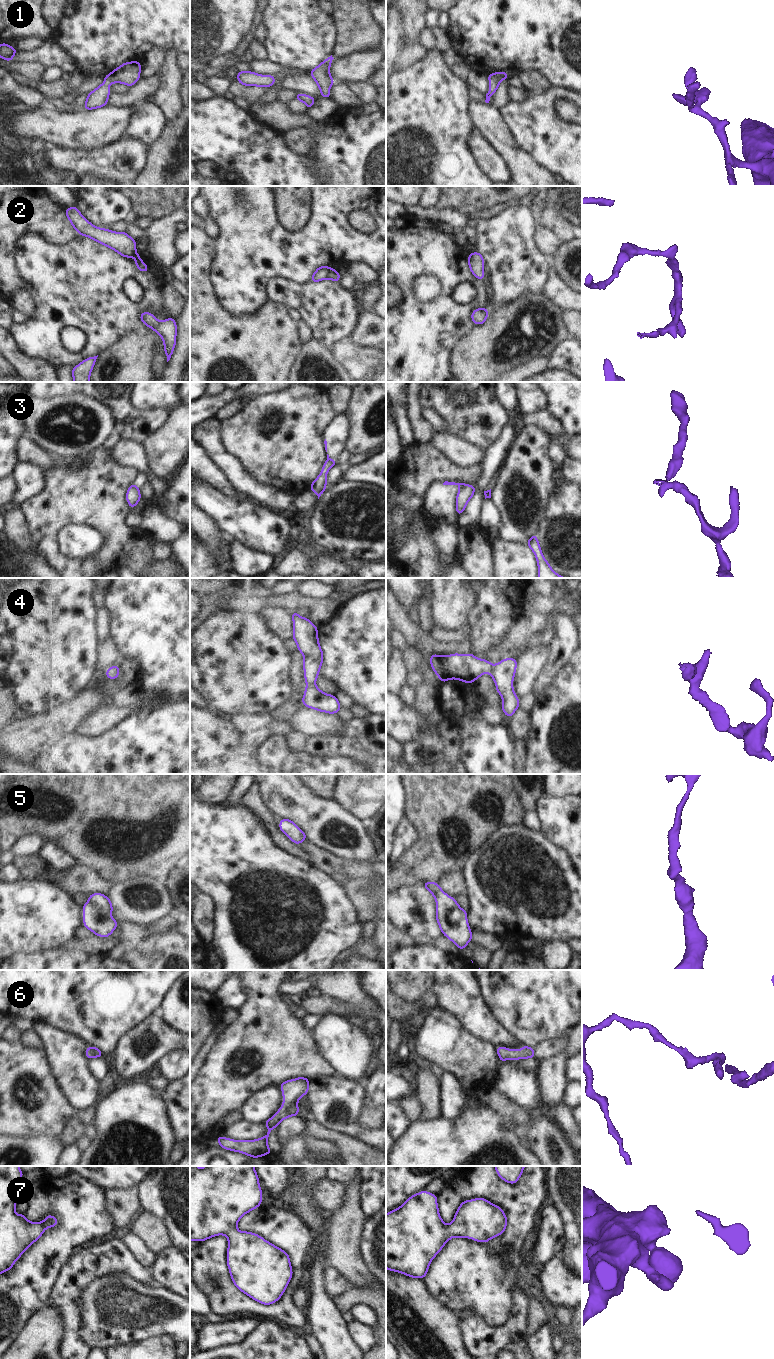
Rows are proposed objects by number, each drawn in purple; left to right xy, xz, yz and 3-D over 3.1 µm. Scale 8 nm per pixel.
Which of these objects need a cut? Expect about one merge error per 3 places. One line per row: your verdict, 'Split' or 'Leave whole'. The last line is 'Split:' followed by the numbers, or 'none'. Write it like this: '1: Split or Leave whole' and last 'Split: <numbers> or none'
1: Leave whole
2: Split
3: Split
4: Leave whole
5: Leave whole
6: Leave whole
7: Leave whole
Split: 2, 3.

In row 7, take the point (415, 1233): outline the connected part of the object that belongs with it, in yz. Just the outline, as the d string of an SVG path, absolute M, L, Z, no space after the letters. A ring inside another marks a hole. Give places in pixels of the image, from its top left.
M422 1190L409 1197L399 1208L386 1214L386 1268L388 1271L396 1271L409 1277L424 1279L432 1259L451 1238L470 1238L476 1242L487 1243L490 1239L503 1234L506 1226L507 1217L503 1209L484 1198L462 1202L451 1224L446 1225L439 1215L437 1195Z

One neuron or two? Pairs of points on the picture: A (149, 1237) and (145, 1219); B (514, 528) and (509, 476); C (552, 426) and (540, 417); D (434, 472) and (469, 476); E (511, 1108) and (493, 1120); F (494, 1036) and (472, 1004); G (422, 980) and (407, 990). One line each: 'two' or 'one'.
A: one
B: one
C: one
D: one
E: two
F: one
G: one

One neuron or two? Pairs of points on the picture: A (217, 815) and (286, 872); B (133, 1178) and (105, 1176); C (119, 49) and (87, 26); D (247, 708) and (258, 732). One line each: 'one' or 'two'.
A: one
B: one
C: one
D: two

